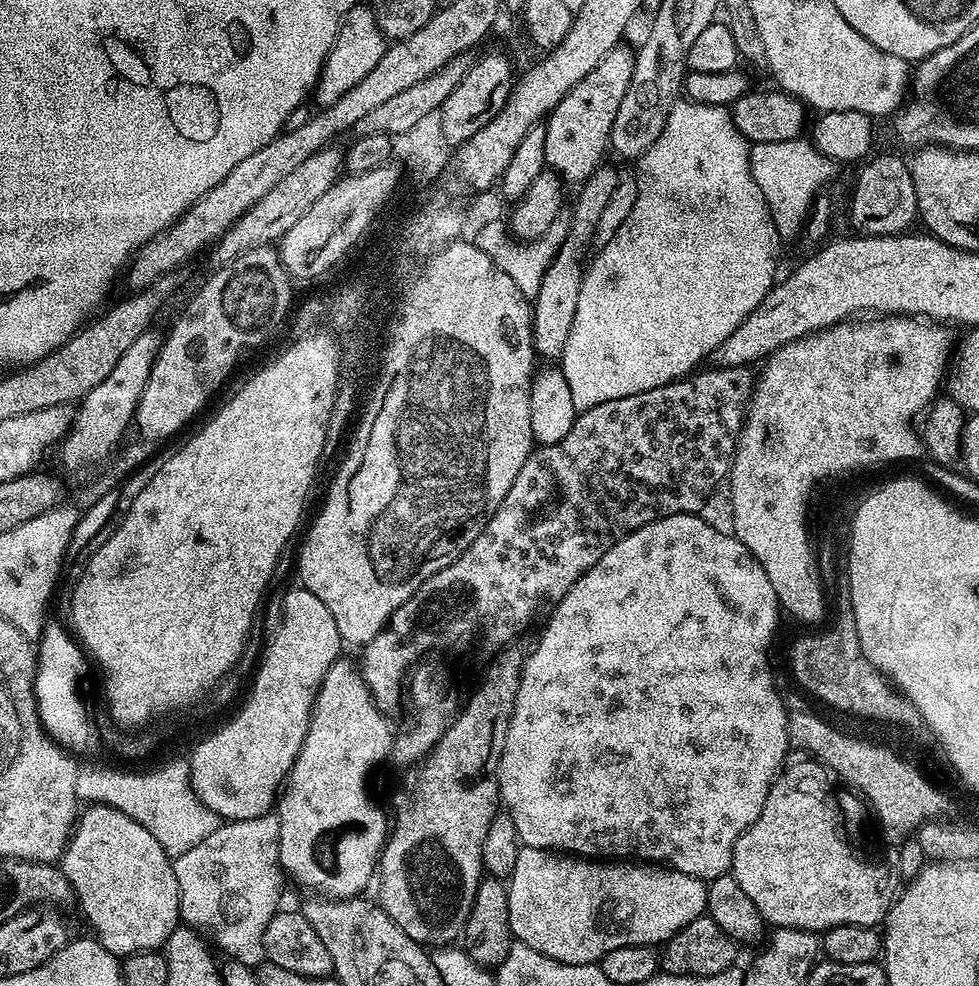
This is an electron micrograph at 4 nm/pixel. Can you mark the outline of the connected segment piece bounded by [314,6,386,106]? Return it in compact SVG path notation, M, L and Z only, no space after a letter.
M357 6L351 8L345 14L343 22L340 23L340 29L336 35L334 46L328 51L328 56L324 60L324 65L320 71L320 79L316 82L314 89L314 100L320 103L320 106L327 106L338 102L344 94L354 90L374 66L382 58L386 47L386 37L376 21L376 13L368 6Z

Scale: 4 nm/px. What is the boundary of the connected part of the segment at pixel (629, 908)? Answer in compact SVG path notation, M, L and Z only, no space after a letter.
M521 847L518 854L518 866L514 866L514 874L507 881L508 905L510 906L510 930L519 943L530 946L530 950L538 950L538 954L546 954L546 958L554 958L567 964L594 964L601 960L610 950L622 950L622 946L660 946L690 922L701 919L708 907L708 884L694 878L690 874L682 874L676 868L661 866L651 862L605 862L600 858L581 858L571 854L561 854L547 848Z

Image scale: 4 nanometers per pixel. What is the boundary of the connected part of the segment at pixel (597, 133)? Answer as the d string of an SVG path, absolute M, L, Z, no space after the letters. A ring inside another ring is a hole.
M621 42L610 50L598 66L569 90L546 117L546 165L565 185L579 186L596 168L601 167L604 151L610 148L610 137L618 106L634 74L635 51Z

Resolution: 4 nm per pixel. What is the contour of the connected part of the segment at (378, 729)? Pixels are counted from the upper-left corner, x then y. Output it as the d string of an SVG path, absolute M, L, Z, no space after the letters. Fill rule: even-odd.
M341 658L330 666L316 695L302 750L298 750L278 800L280 867L302 887L309 888L309 893L333 900L351 900L359 897L363 893L360 891L371 880L373 883L390 824L384 821L383 810L368 793L368 779L376 764L389 759L394 732L388 729L388 720L389 717L374 702L359 667L353 661L351 664L347 658Z

